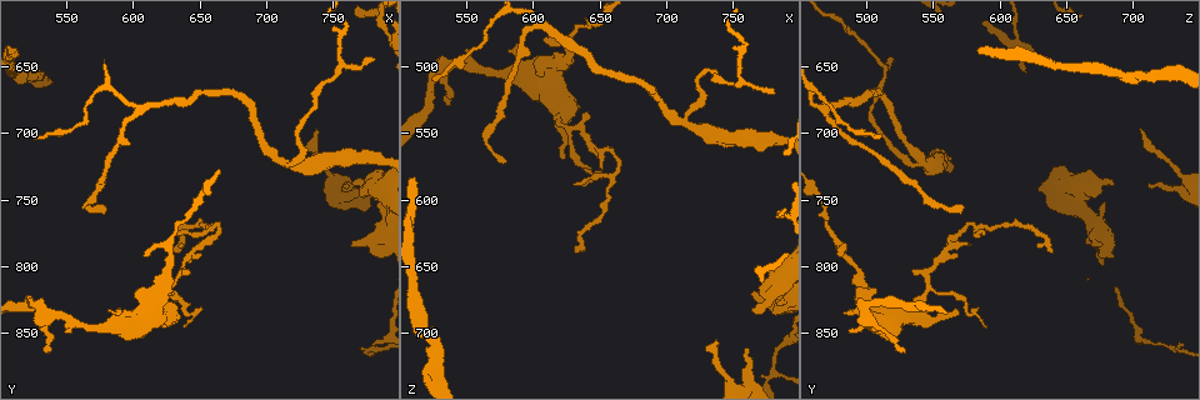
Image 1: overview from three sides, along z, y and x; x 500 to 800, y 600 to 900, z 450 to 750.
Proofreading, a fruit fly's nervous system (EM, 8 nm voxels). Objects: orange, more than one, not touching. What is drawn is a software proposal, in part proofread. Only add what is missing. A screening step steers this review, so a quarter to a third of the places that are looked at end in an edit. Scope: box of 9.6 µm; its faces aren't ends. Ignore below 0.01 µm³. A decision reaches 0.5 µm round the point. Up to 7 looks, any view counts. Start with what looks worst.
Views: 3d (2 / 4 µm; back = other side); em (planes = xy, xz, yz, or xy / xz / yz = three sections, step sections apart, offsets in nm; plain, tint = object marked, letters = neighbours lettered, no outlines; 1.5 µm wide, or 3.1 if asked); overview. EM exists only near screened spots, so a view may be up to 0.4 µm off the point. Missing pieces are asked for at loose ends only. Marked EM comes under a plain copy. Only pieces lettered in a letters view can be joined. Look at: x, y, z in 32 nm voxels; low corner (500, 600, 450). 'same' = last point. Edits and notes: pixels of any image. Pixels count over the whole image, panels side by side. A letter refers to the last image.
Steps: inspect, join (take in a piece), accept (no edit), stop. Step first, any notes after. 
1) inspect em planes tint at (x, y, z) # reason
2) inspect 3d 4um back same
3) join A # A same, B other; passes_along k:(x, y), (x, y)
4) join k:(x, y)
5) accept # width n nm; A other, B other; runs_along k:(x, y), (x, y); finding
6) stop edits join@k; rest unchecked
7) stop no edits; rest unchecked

inspect em planes letters at (764, 742, 712) # free end

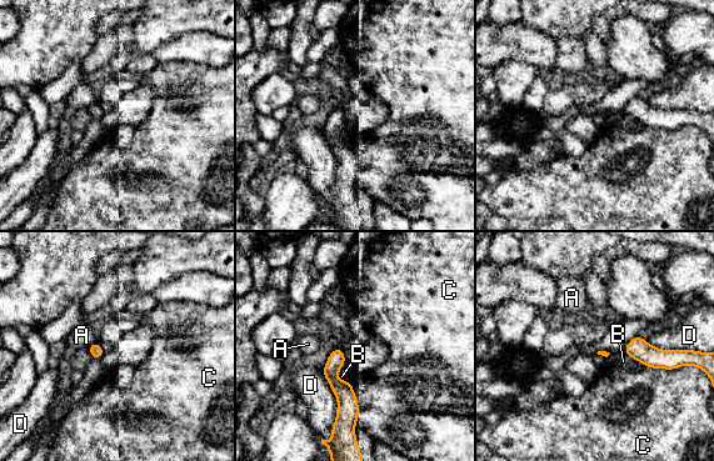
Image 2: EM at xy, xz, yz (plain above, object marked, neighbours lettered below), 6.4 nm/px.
accept # longest_contact D 420 nm; A other, B other, C other, D other; border 2:(344, 365), (338, 372), (340, 381); no lettered piece goes on from it

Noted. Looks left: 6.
inspect 3d 2um at (548, 846, 486)

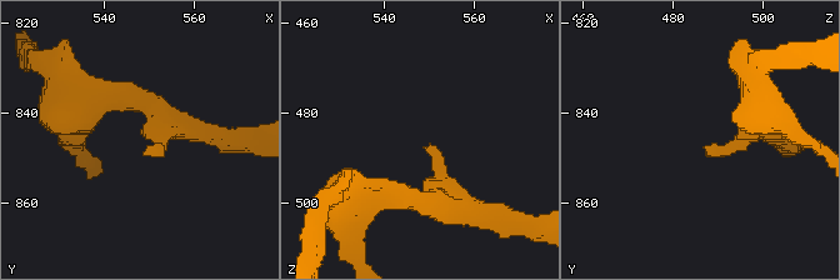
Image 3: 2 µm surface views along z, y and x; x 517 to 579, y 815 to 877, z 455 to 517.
inspect em xy step 8 tint at (550, 849, 487)

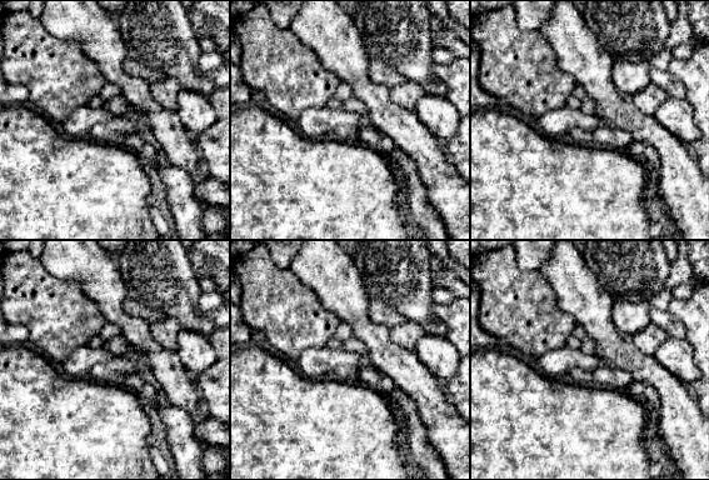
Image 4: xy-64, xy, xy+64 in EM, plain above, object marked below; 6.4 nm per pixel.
inspect em planes letters same

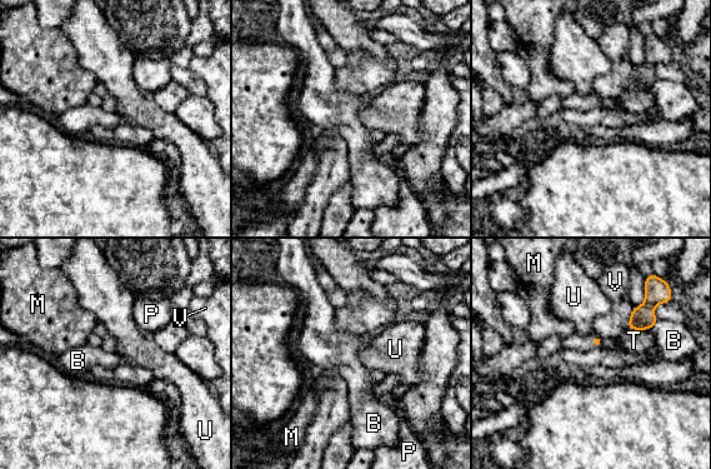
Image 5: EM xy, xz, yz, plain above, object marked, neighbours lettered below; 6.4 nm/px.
accept # B other, M other, P other, T other, U other, V other; border 5:(594, 347), (601, 348); none of them fits

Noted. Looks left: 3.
inspect em planes letters at (524, 702, 510)

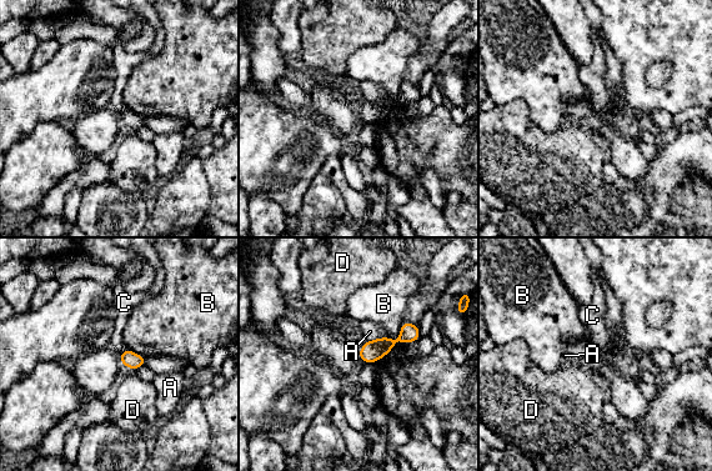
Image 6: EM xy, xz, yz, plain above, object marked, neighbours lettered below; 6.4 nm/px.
accept # A other, B other, C other, D other; runs_along 6:(415, 329), (404, 337), (362, 355); no lettered piece goes on from it

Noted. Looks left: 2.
stop no edits; rest unchecked

